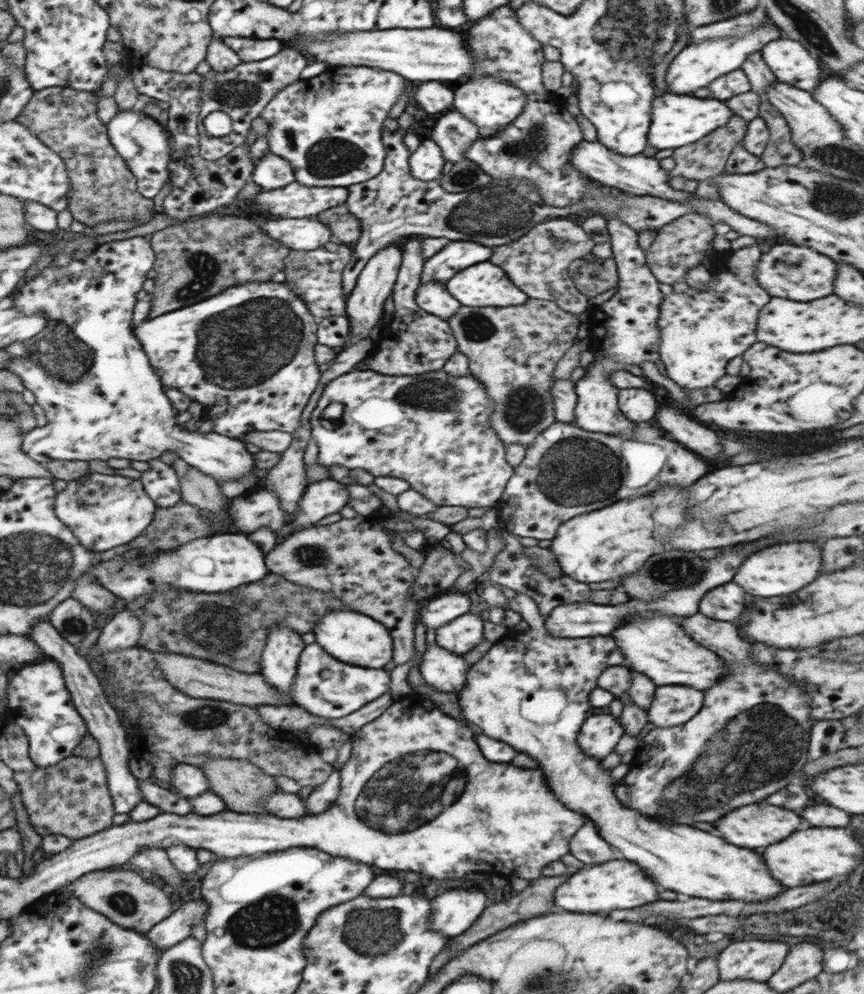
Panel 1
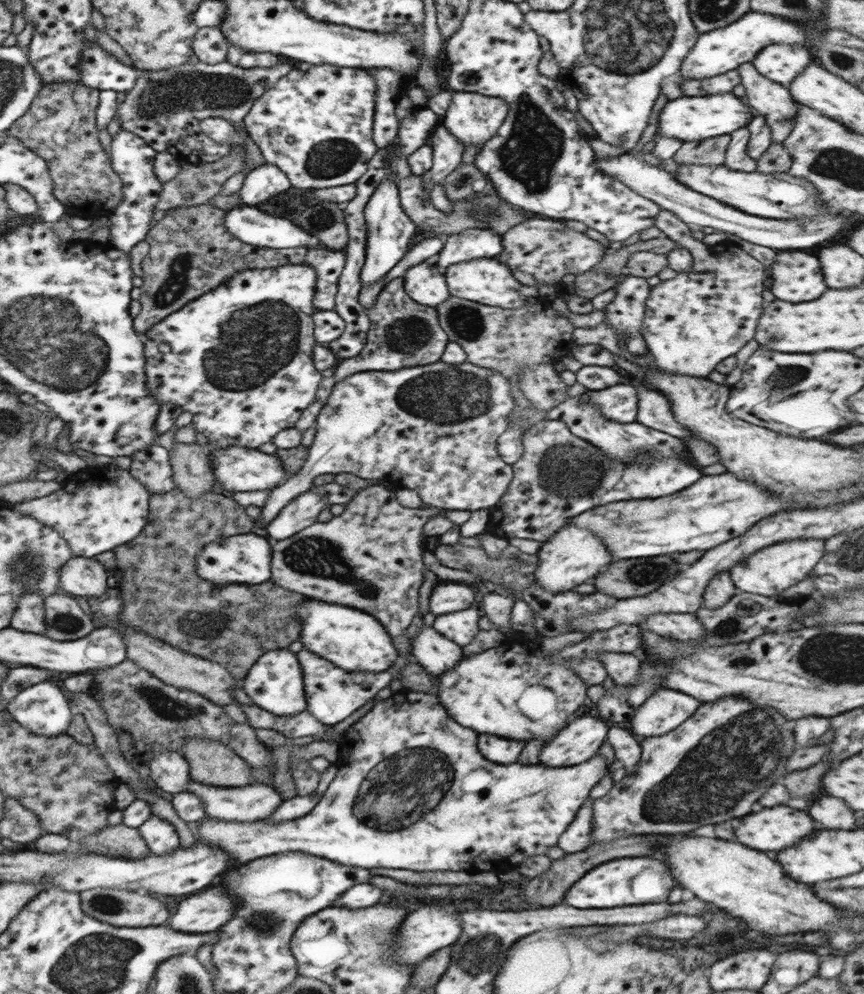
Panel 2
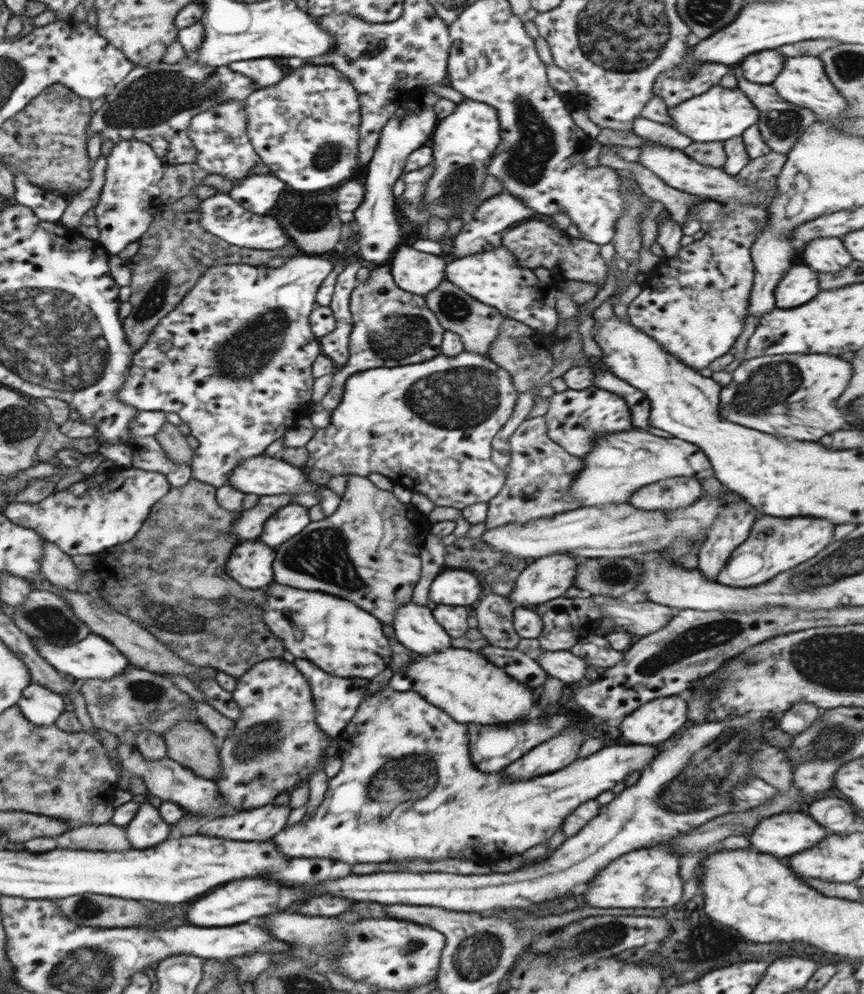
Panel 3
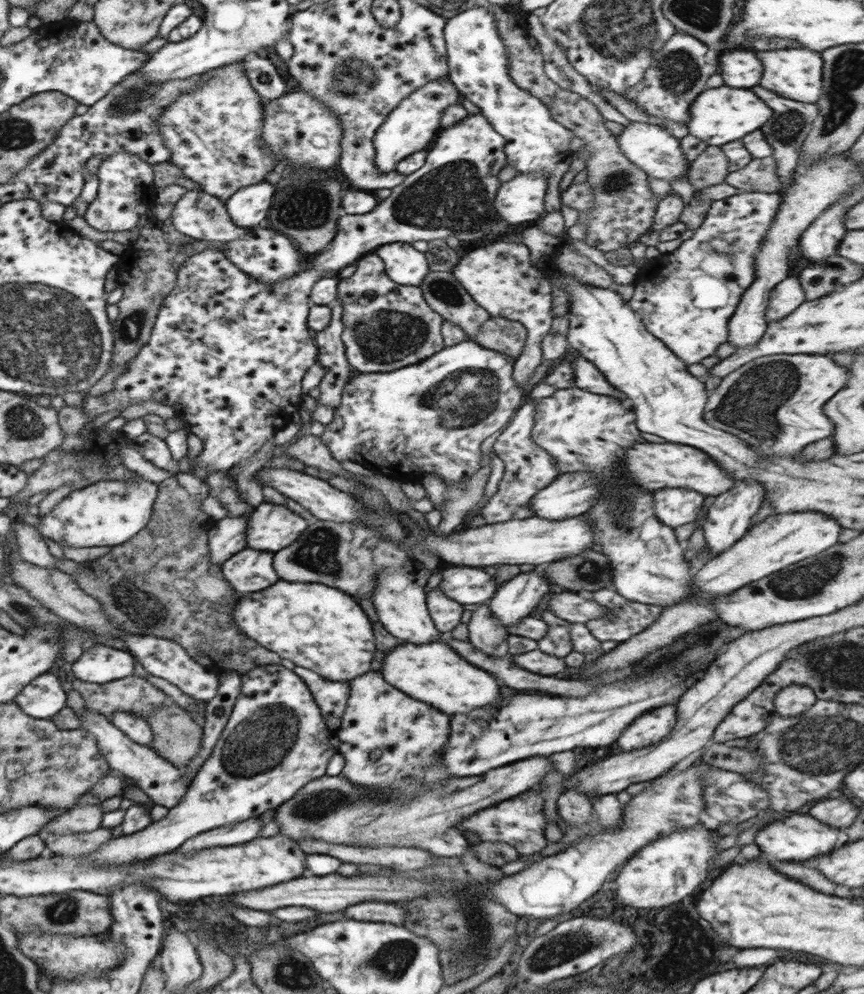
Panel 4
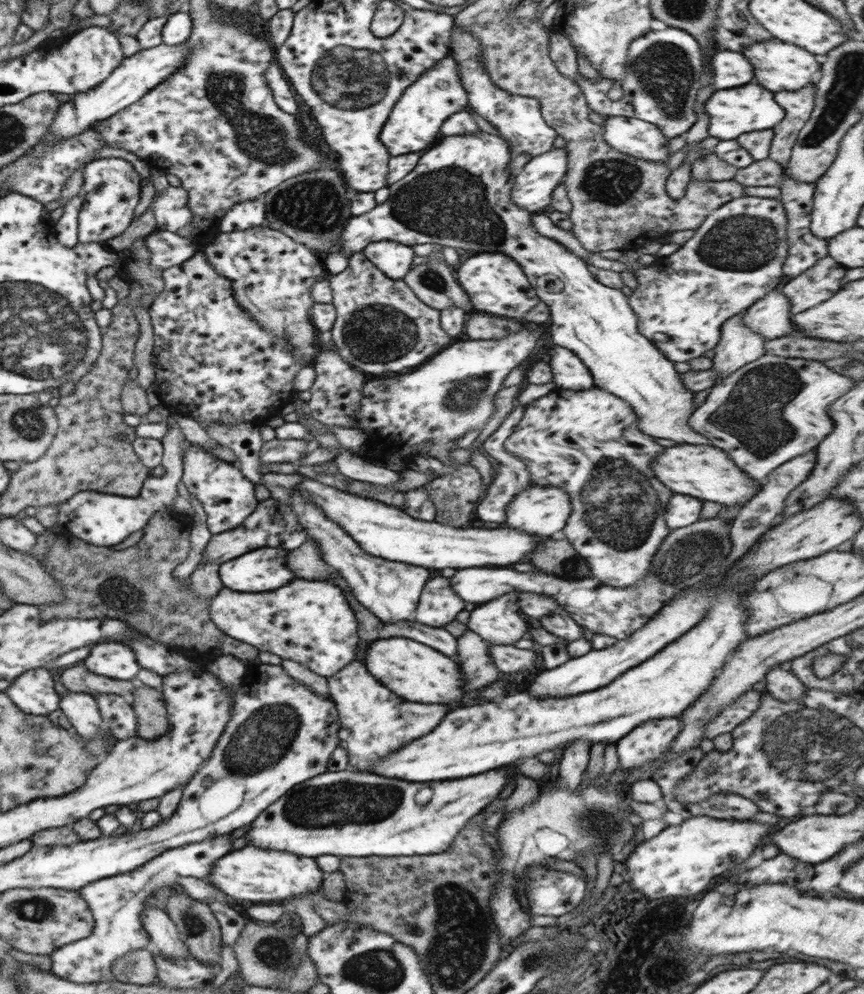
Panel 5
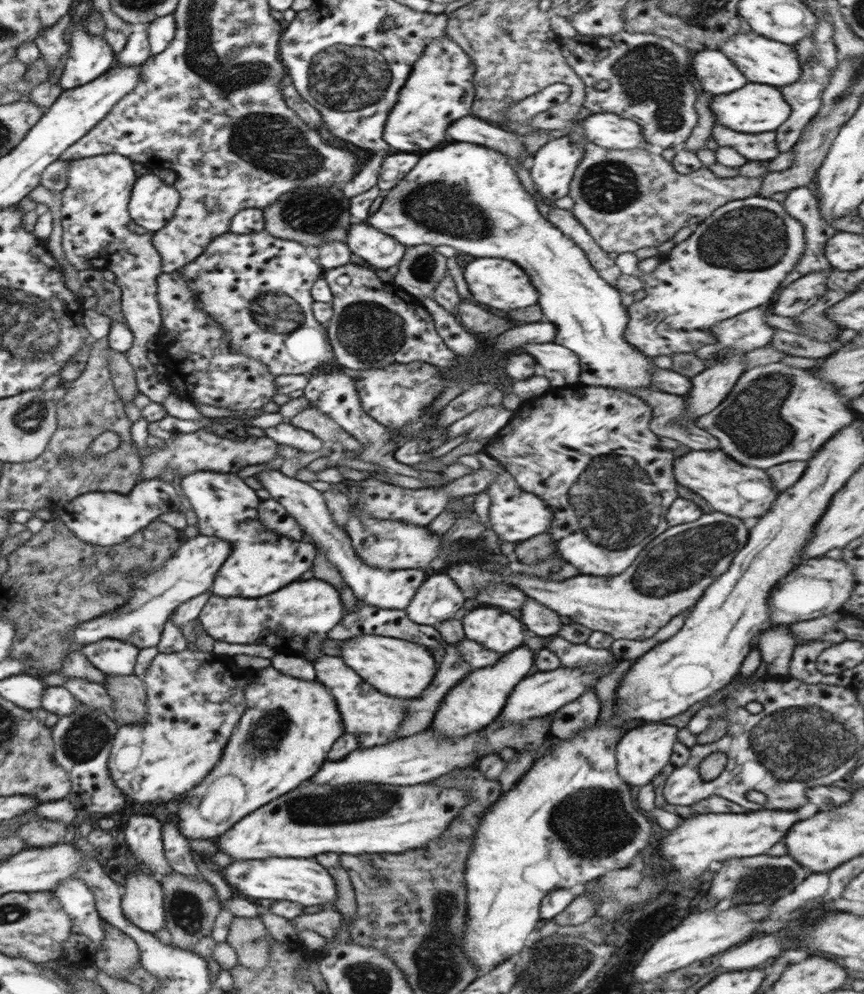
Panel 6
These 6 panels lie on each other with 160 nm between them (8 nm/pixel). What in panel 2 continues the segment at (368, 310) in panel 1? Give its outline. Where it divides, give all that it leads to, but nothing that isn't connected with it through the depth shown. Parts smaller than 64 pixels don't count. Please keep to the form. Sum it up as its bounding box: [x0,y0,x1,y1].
[359,177,418,286]

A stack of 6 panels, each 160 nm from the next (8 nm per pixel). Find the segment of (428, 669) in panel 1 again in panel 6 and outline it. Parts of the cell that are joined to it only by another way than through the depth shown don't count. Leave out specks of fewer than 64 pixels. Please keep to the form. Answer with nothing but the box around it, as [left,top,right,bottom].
[255,469,427,610]

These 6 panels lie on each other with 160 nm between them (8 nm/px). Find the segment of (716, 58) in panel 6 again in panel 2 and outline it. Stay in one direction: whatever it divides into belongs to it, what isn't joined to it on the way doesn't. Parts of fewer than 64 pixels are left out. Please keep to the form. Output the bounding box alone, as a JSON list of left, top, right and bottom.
[751,44,814,86]

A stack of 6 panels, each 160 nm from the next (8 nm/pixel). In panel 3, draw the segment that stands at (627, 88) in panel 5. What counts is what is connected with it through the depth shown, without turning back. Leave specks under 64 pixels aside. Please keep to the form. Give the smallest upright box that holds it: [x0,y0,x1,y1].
[654,45,730,108]

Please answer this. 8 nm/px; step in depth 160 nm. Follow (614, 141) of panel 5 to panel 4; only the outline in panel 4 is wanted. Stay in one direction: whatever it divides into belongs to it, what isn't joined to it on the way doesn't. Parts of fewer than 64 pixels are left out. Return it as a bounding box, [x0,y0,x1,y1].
[617,121,689,180]

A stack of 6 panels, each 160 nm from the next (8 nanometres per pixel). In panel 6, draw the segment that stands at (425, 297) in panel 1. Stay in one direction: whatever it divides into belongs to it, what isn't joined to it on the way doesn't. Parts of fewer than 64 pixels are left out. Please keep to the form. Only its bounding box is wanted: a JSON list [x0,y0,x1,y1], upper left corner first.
[345,220,405,270]

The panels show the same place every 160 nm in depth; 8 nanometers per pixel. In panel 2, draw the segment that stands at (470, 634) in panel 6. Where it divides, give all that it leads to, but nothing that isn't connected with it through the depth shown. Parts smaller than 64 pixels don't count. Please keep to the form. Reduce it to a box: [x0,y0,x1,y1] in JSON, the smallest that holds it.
[534,524,617,592]

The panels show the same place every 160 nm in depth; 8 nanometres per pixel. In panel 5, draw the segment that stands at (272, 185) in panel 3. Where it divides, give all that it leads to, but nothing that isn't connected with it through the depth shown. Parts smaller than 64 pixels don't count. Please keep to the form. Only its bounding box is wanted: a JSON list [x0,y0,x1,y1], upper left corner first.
[219,196,266,233]

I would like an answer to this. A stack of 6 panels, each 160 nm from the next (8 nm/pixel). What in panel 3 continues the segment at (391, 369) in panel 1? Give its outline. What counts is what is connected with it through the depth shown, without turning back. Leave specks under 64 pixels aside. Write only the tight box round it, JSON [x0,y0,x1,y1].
[319,265,445,412]

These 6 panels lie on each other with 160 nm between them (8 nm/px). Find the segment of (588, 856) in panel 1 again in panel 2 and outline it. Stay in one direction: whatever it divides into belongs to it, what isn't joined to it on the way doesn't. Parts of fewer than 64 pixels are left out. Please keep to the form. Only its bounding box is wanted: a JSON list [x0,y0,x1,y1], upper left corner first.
[557,806,593,854]

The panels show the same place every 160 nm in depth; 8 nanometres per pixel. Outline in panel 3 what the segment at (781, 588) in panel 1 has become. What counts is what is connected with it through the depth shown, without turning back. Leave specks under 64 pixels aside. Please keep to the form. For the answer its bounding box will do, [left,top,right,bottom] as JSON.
[716,515,834,588]

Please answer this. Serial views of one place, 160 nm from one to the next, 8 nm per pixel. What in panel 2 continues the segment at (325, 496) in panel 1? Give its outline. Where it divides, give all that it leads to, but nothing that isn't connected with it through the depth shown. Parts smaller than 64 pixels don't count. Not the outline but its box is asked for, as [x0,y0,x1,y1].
[262,490,330,541]

